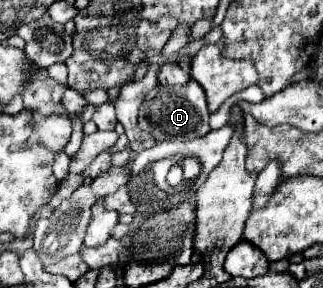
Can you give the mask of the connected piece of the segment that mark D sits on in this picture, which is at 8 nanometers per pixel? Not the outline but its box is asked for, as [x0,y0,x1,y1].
[139,79,211,141]

